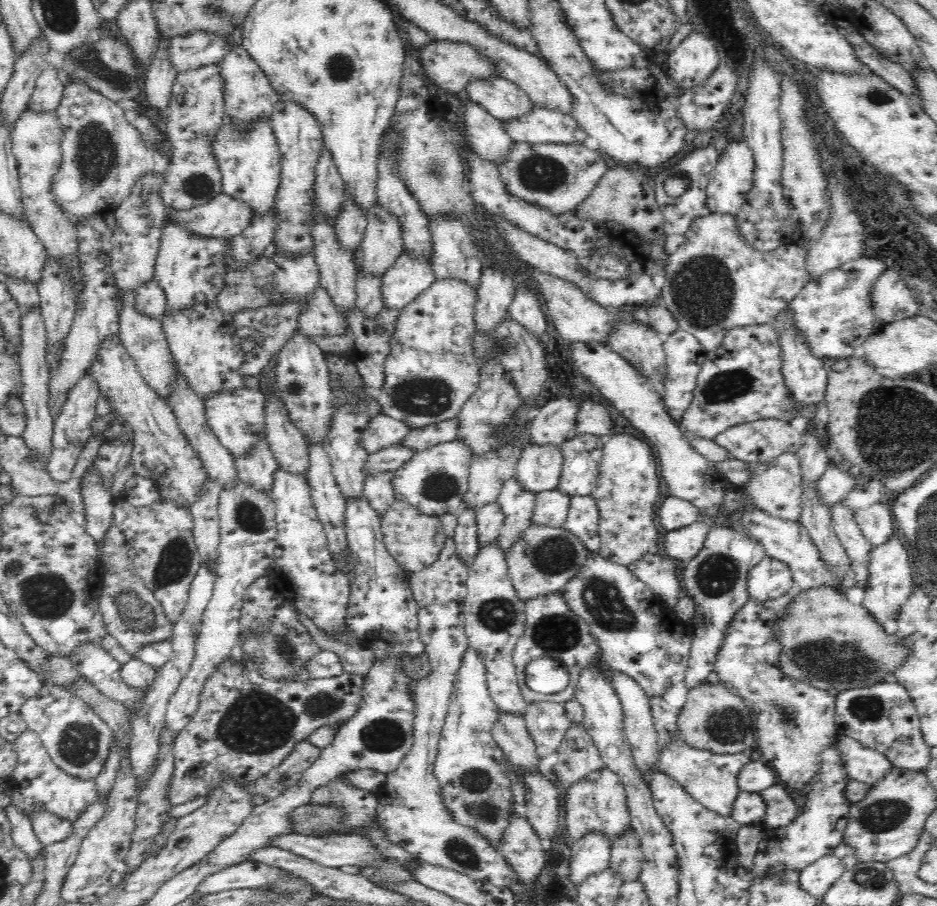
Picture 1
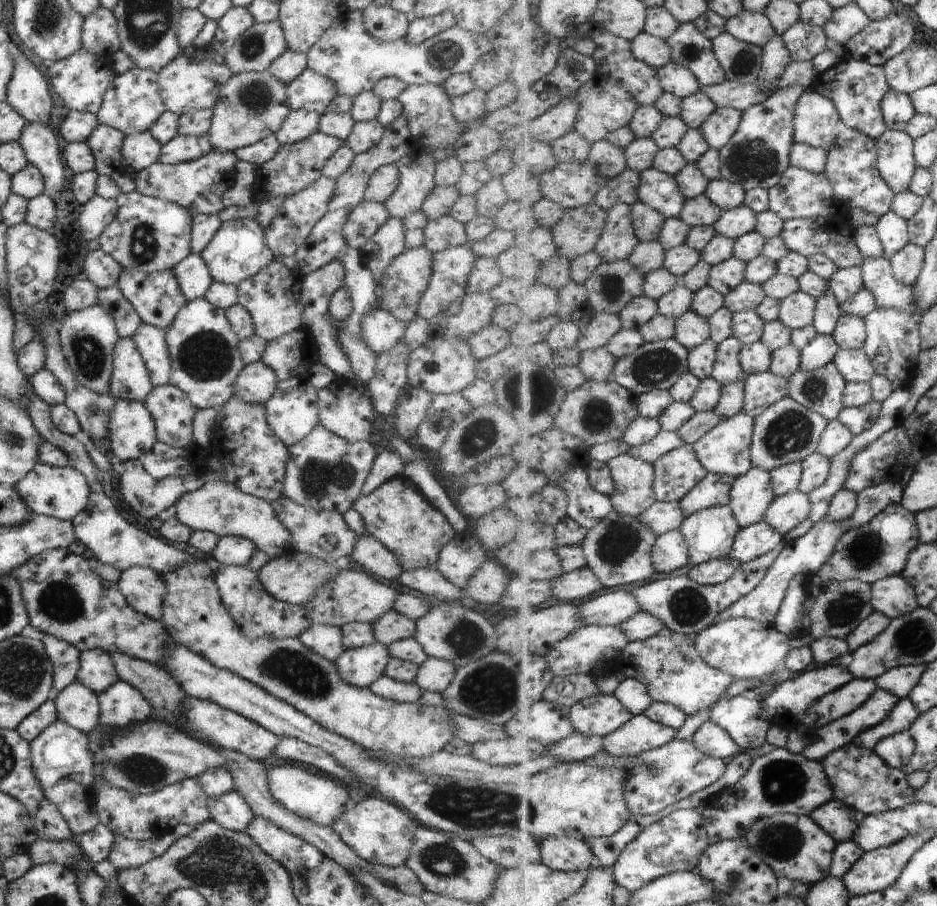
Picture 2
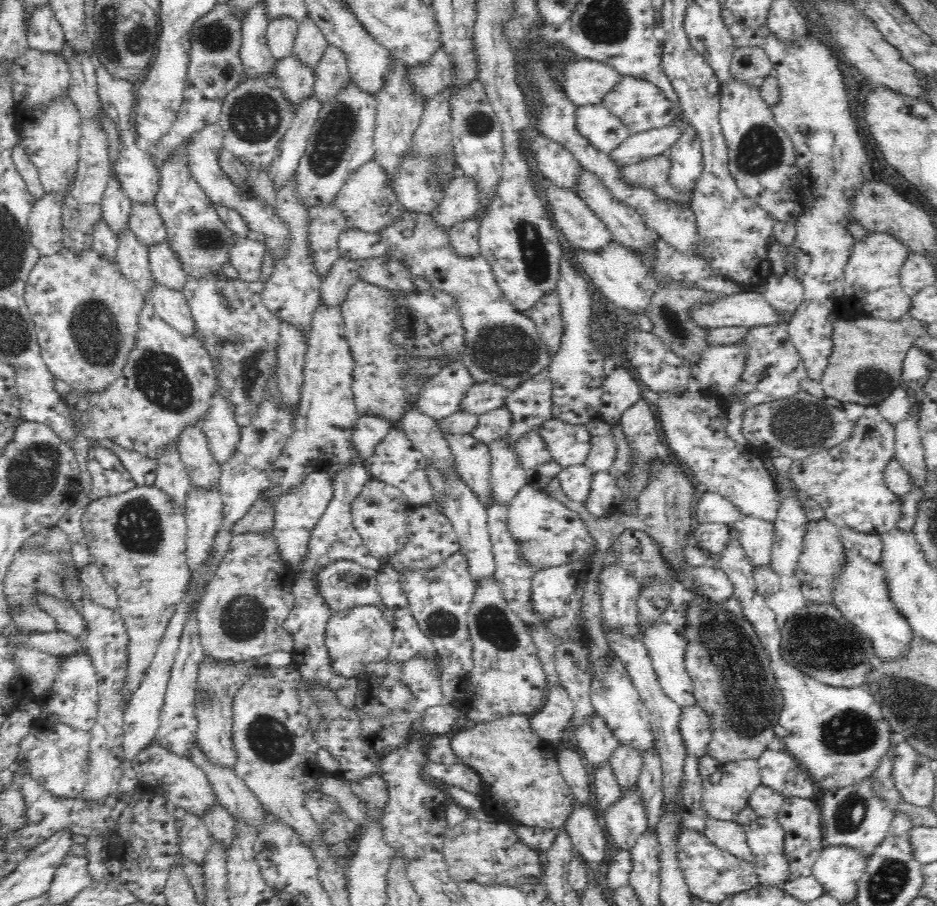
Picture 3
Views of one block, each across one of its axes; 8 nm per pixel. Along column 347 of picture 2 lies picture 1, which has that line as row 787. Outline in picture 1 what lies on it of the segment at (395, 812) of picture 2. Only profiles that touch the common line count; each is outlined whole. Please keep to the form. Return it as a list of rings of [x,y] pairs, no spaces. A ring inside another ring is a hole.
[[[840,738],[834,740],[826,745],[819,754],[820,766],[817,773],[809,780],[807,788],[807,798],[805,800],[804,812],[798,815],[792,822],[791,826],[787,828],[771,830],[766,829],[766,836],[759,845],[759,850],[756,856],[754,866],[750,868],[750,872],[756,876],[766,874],[766,869],[776,867],[776,869],[800,869],[806,868],[810,863],[816,862],[824,856],[834,853],[834,850],[845,840],[845,833],[847,824],[850,821],[851,808],[853,804],[848,797],[846,797],[846,786],[852,782],[853,778],[848,777],[846,773],[846,765],[840,753]]]

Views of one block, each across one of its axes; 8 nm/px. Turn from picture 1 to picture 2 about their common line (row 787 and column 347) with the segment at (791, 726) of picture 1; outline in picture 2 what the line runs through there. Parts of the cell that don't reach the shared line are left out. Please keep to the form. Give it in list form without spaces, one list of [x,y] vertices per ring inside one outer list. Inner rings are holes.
[[[286,763],[266,771],[266,785],[273,800],[299,818],[304,818],[317,826],[331,827],[332,822],[349,807],[350,792],[347,792],[334,778],[327,778],[323,773],[309,774],[298,765]]]

